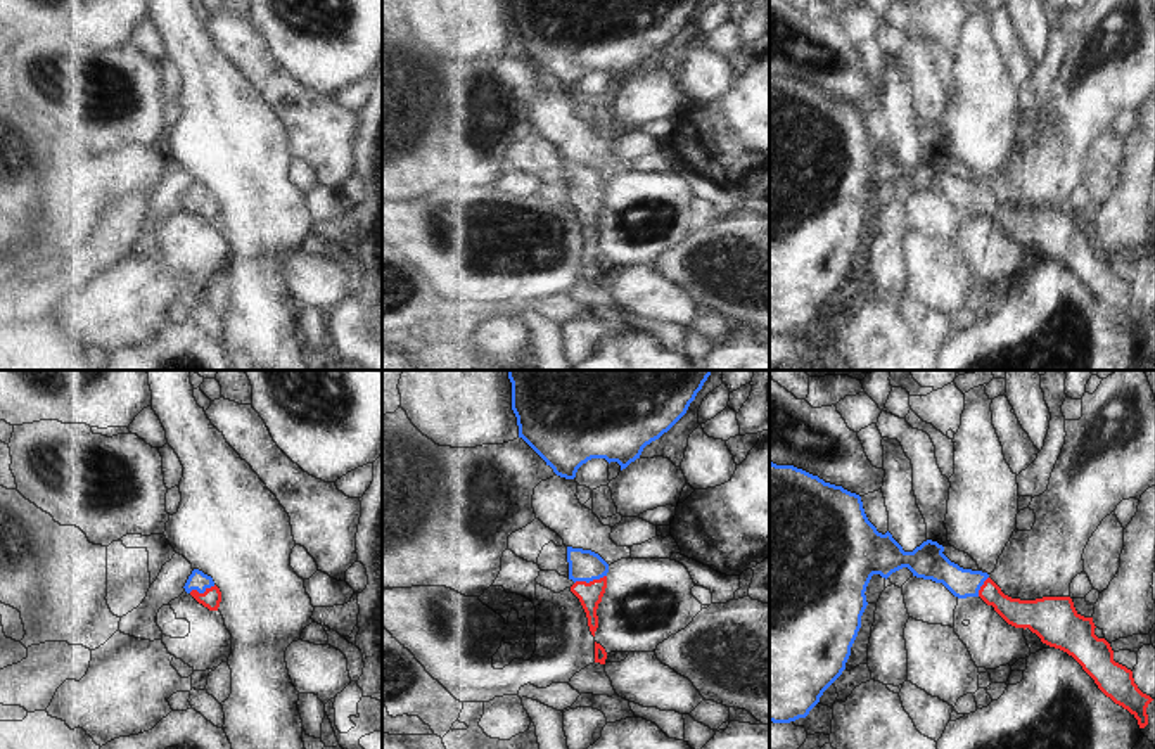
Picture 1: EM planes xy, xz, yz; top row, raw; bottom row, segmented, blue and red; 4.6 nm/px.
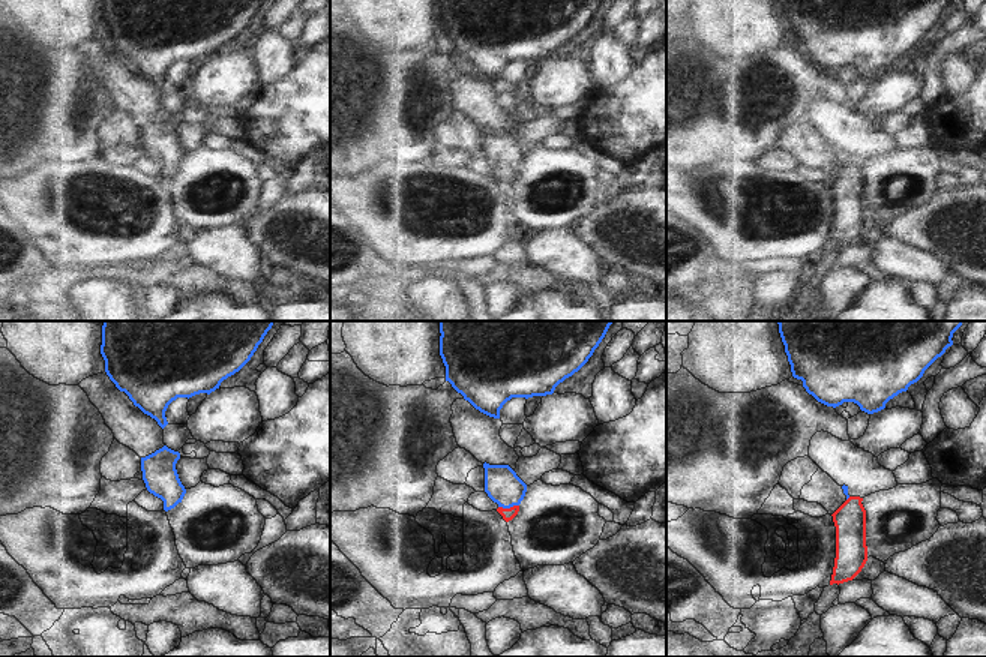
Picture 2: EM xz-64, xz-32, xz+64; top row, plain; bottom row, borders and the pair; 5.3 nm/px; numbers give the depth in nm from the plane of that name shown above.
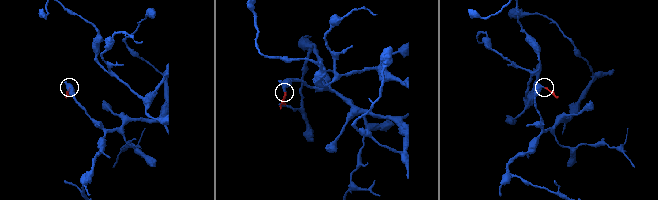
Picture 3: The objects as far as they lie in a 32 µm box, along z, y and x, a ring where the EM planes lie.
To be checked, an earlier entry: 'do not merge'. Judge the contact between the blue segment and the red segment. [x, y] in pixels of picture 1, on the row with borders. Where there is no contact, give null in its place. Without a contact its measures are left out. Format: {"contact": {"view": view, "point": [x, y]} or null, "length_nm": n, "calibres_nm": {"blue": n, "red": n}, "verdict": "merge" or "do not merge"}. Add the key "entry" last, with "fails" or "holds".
{"contact": {"view": "xz", "point": [590, 580]}, "length_nm": 160, "calibres_nm": {"blue": 140, "red": 110}, "verdict": "merge", "entry": "fails"}

